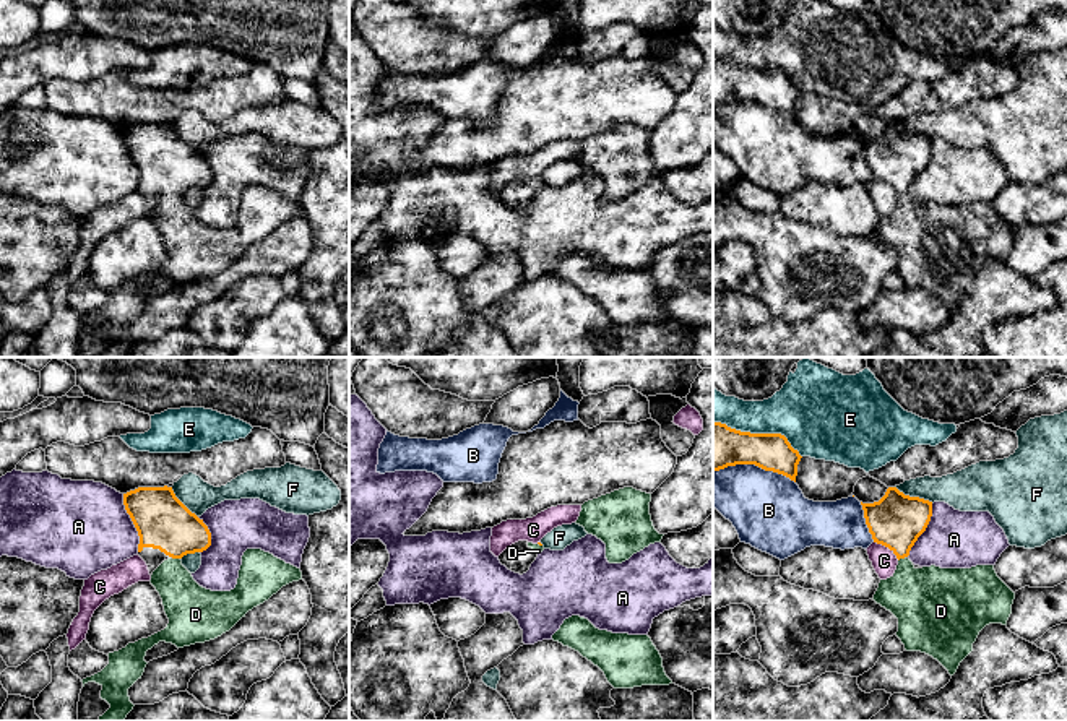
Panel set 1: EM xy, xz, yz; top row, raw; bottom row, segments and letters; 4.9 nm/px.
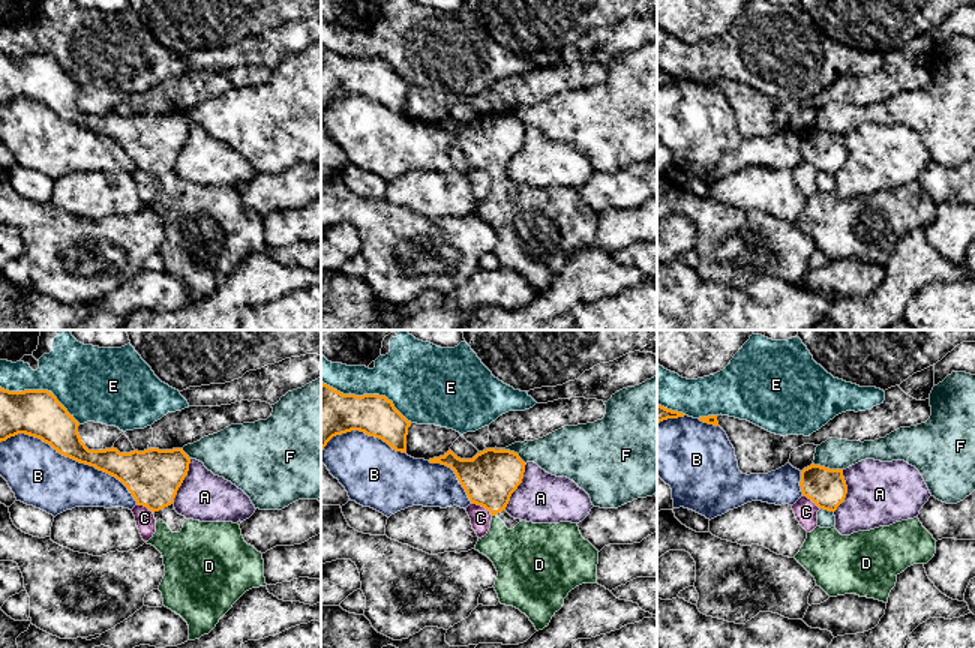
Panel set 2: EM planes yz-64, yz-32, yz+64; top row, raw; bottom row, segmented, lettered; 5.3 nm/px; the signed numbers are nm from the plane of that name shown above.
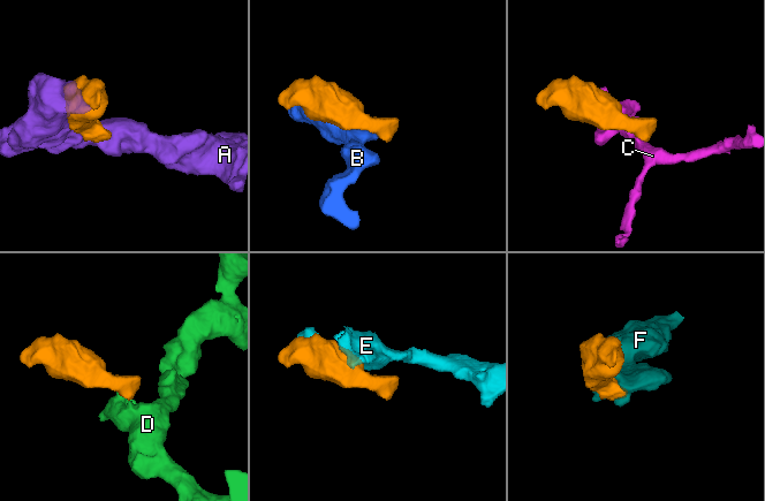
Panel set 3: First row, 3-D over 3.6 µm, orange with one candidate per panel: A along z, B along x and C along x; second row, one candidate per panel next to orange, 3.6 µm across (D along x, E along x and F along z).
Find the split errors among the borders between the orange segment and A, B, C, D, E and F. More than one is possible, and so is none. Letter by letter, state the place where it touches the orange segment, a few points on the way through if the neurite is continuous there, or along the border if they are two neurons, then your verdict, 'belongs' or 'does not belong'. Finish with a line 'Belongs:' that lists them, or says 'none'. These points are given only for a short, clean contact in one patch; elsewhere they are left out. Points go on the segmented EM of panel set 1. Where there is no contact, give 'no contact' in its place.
A: contact xy (133, 523); does not belong
B: contact yz (754, 463); does not belong
C: contact yz (887, 546); border yz (874, 541), (885, 546), (898, 559); does not belong
D: contact xy (176, 557); way xy (163, 522), (176, 535), (176, 557), (176, 587), (189, 606); belongs
E: contact yz (759, 434); does not belong
F: contact yz (915, 497); does not belong
Belongs: D

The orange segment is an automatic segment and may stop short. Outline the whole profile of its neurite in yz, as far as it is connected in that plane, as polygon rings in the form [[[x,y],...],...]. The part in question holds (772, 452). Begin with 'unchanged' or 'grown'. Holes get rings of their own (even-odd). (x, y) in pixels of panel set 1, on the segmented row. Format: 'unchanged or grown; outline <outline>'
unchanged; outline [[[713,421],[713,473],[736,464],[755,464],[796,482],[797,450],[781,434],[750,434]]]

